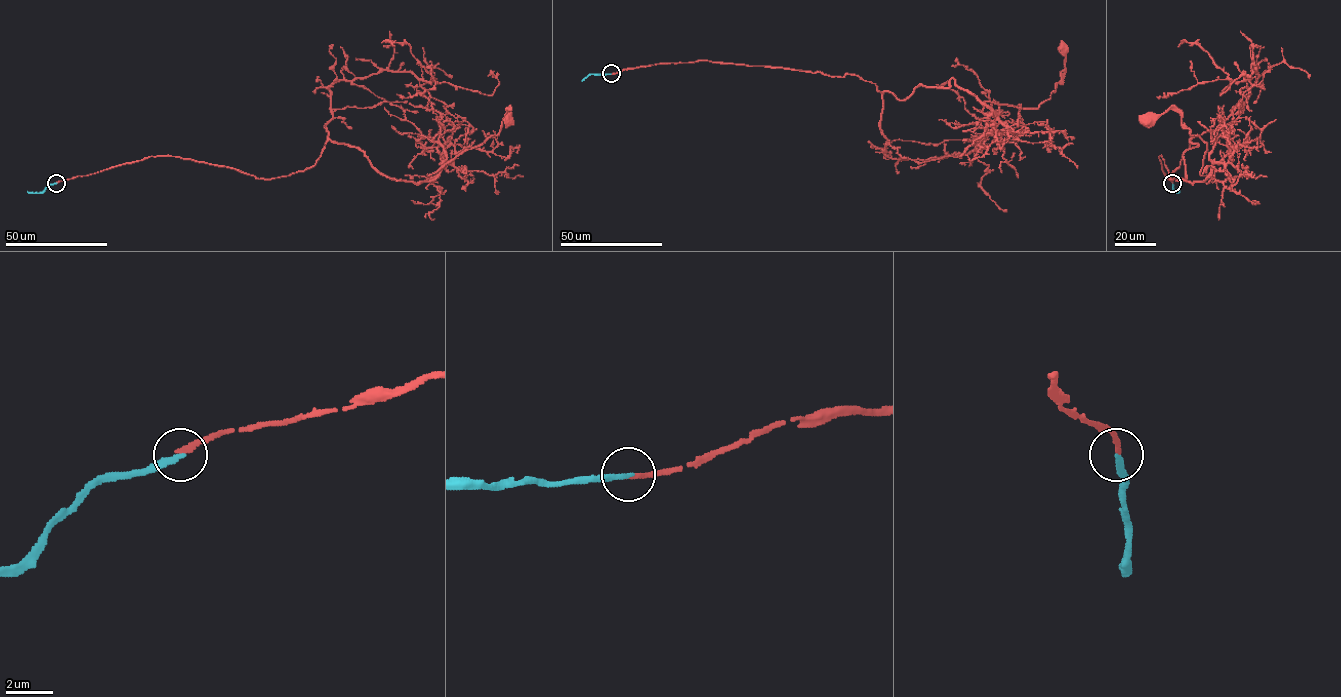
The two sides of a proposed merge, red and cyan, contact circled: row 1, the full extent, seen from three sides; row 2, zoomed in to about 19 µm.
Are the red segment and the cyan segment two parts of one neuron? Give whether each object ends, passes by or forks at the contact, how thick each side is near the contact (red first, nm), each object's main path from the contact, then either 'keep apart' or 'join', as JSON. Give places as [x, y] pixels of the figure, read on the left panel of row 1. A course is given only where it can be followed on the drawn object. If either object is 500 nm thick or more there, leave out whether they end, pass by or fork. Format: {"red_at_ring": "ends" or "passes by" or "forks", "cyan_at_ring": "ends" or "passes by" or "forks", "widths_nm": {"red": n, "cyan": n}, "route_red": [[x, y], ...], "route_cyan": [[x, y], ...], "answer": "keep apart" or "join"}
{"red_at_ring": "ends", "cyan_at_ring": "ends", "widths_nm": {"red": 240, "cyan": 220}, "route_red": [[56, 182], [159, 156], [270, 179], [312, 167], [328, 140], [430, 181], [508, 119]], "route_cyan": [[56, 182], [42, 192], [27, 191]], "answer": "join"}

